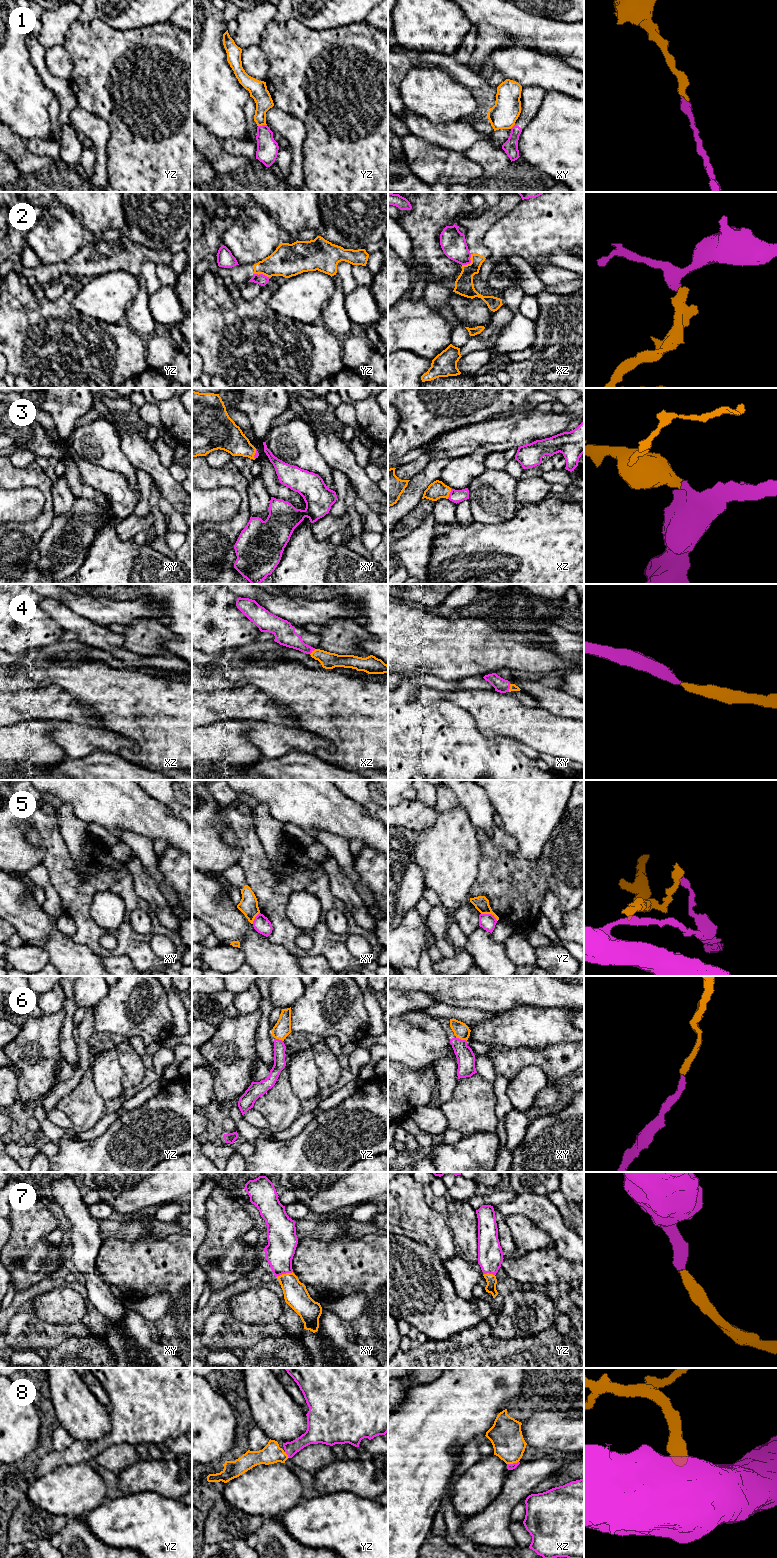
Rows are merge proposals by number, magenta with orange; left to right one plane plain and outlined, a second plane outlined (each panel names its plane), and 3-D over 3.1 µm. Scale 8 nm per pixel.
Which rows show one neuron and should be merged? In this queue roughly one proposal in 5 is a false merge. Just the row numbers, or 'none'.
3, 4, 6, 7, 8

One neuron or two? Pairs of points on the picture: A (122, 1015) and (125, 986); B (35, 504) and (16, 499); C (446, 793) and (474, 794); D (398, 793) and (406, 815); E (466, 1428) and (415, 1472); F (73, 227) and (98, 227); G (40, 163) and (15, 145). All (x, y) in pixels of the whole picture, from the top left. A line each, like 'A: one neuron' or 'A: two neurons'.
A: one neuron
B: one neuron
C: two neurons
D: two neurons
E: one neuron
F: two neurons
G: one neuron

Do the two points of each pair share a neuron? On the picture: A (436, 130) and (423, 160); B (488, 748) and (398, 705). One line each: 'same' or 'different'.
A: different
B: same

